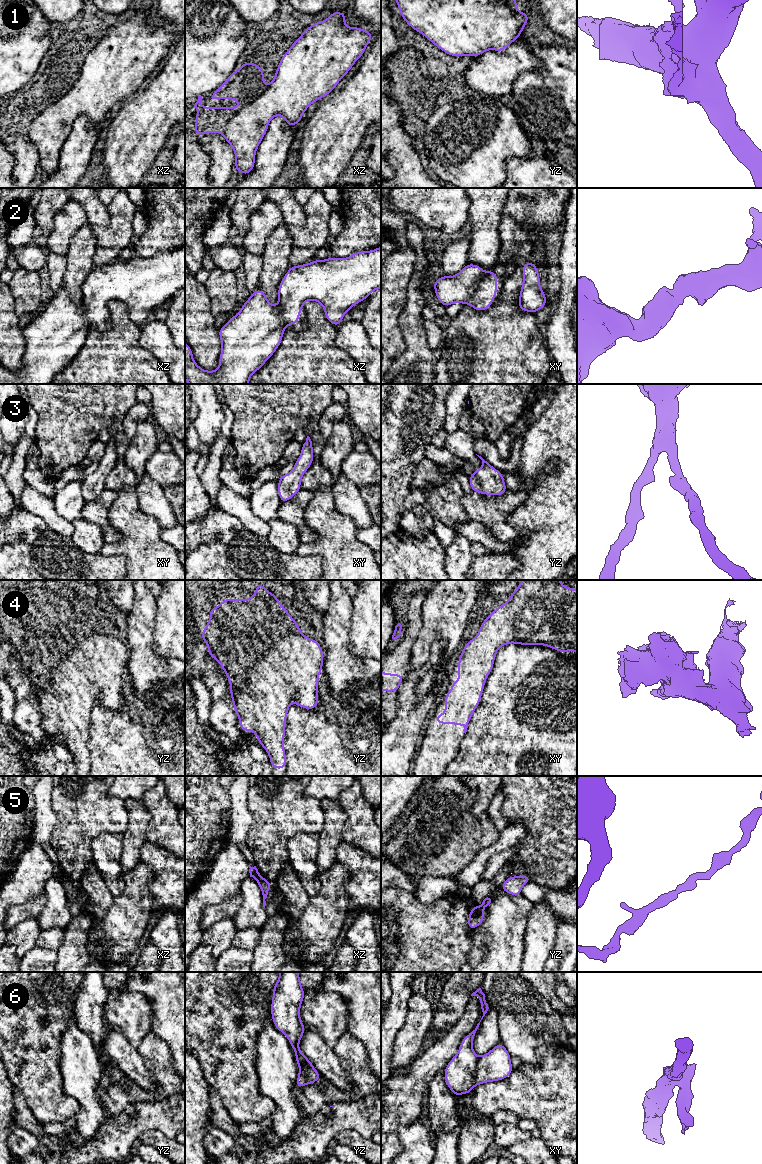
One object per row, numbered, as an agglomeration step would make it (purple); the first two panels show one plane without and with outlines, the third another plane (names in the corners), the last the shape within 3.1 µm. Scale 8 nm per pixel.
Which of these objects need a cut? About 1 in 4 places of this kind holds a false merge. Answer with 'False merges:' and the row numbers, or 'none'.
False merges: 4, 5, 6

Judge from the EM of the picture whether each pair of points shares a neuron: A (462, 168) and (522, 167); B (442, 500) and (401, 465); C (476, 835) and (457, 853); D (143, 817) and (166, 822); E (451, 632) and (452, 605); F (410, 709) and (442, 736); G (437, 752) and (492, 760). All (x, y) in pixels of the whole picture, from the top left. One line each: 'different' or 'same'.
A: different
B: different
C: same
D: different
E: same
F: different
G: different

